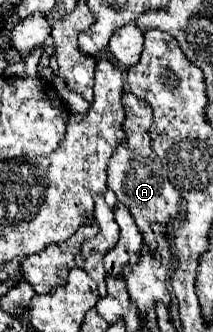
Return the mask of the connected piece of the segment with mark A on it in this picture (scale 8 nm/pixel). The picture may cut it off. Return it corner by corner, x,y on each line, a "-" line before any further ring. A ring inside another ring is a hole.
130,92
124,94
122,104
126,110
126,118
122,122
122,128
126,132
126,142
118,146
118,150
114,152
114,156
108,162
108,188
114,190
118,202
122,202
130,208
144,240
154,248
156,238
154,238
150,224
158,222
160,226
166,226
168,222
178,220
180,218
180,194
168,182
166,170
150,146
150,132
148,132
152,126
150,104
146,104
146,100
136,98

